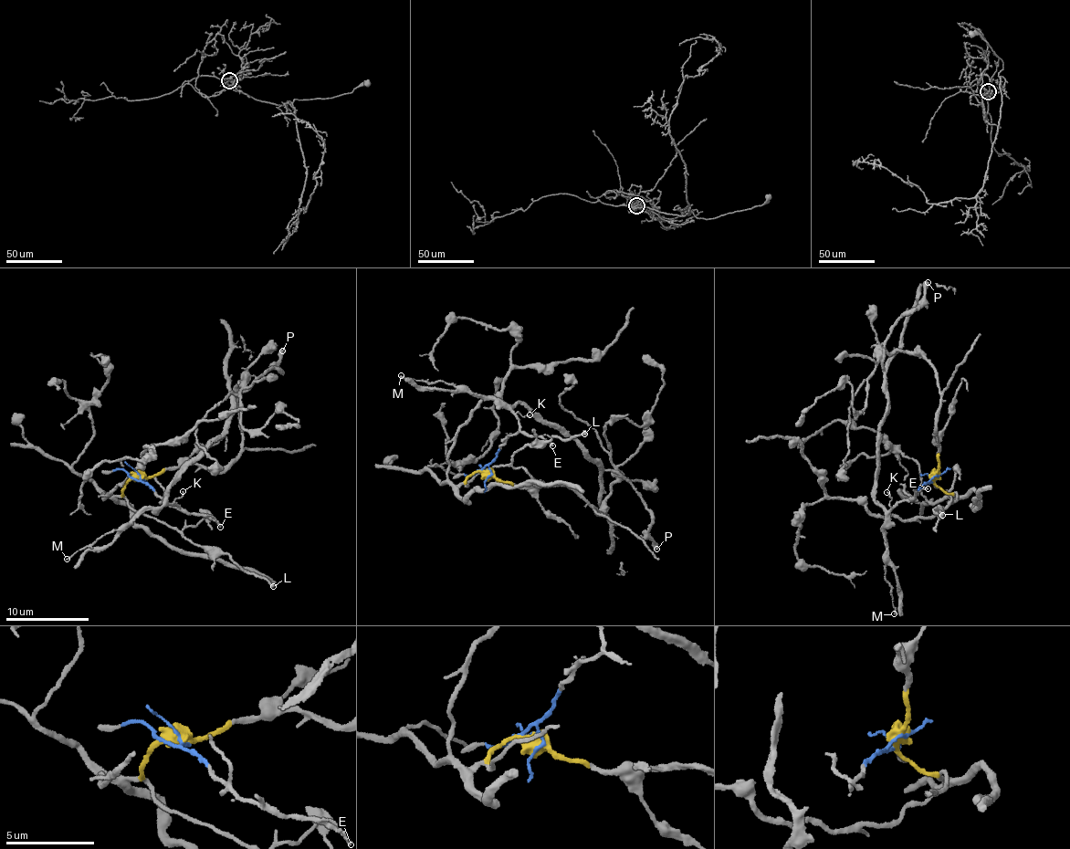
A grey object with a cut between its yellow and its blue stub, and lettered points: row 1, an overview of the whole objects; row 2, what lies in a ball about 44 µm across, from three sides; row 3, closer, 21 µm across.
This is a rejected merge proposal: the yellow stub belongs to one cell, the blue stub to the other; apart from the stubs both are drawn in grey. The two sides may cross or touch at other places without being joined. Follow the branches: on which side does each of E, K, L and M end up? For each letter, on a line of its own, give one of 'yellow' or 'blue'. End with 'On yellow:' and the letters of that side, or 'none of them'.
E: blue
K: blue
L: yellow
M: blue
On yellow: L

